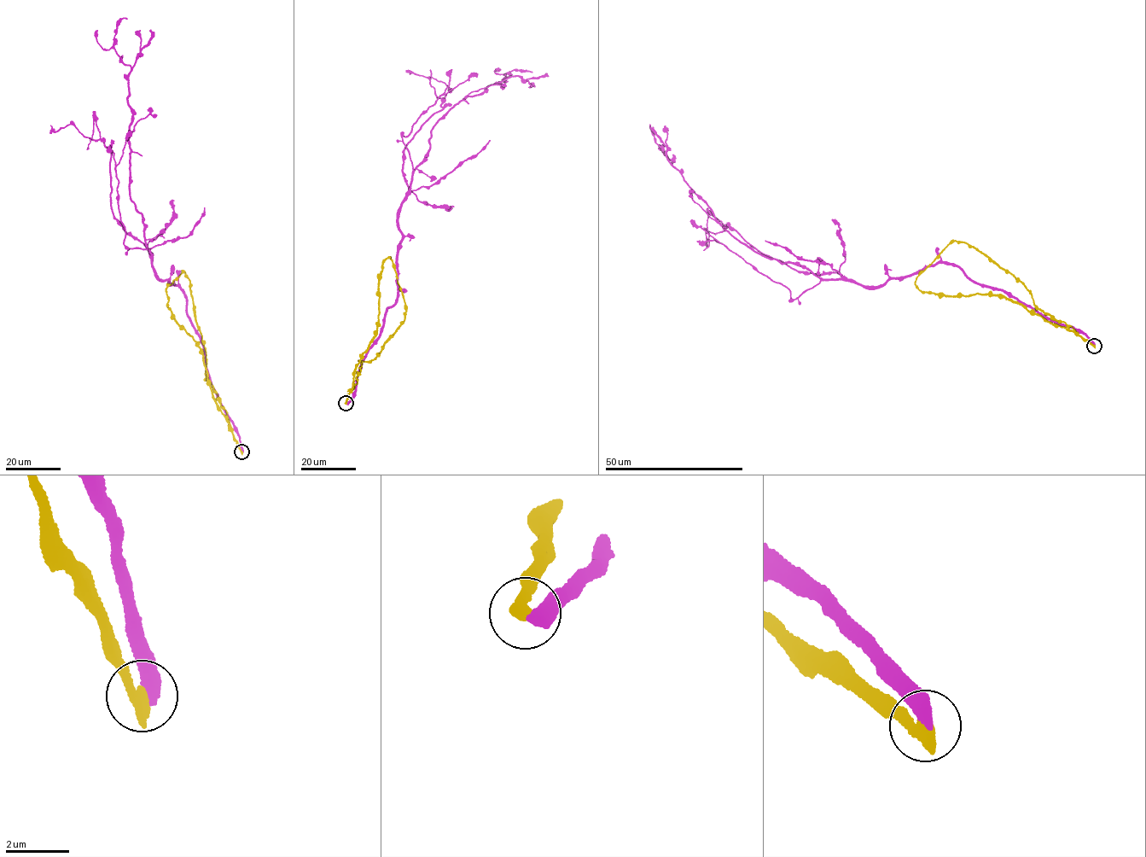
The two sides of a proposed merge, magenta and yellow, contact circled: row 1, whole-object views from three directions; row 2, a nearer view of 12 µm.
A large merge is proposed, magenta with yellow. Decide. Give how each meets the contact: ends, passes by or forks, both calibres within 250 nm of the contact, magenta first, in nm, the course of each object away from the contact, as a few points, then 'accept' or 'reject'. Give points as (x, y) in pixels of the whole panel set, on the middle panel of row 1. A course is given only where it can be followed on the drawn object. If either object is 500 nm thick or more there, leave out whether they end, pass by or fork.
magenta ends; yellow ends; calibres 480 and 420 nm; course magenta (346, 403), (395, 303), (398, 209), (433, 125), (504, 74), (532, 72); course yellow (346, 403), (357, 383), (363, 361), (369, 363), (374, 360), (386, 340), (404, 320), (405, 304), (396, 273); reject

